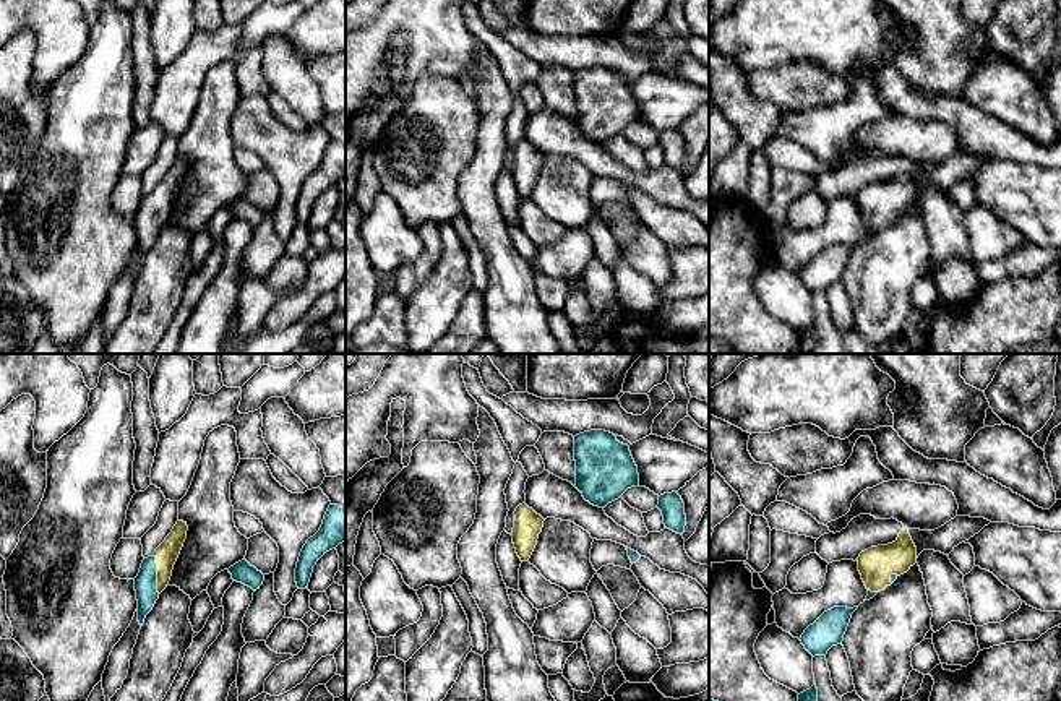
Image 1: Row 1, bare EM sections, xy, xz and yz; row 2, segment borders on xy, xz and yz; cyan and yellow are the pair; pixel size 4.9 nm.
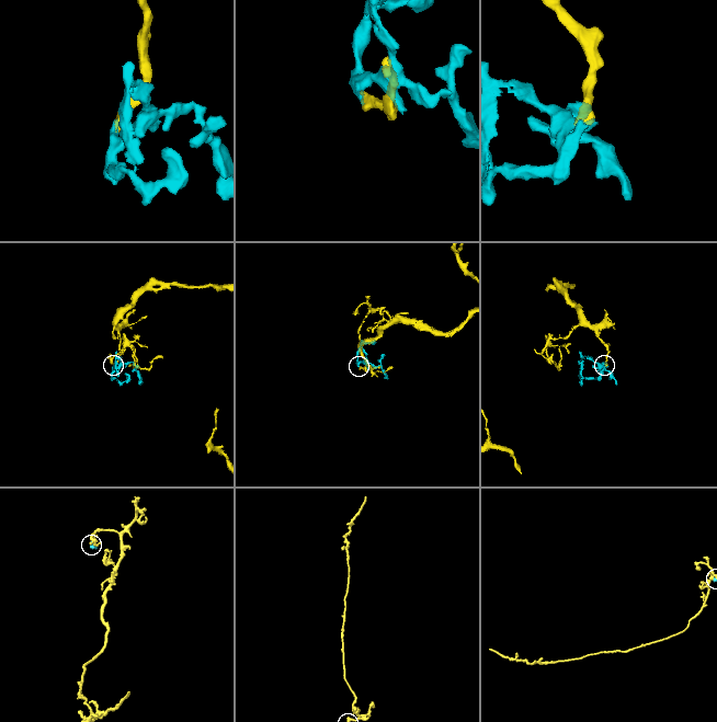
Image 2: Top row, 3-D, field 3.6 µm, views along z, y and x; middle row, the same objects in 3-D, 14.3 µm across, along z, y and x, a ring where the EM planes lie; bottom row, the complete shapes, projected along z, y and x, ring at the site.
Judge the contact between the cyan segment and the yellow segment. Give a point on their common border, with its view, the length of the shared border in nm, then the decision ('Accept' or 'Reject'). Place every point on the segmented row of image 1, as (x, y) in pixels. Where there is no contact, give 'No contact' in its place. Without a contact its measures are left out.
Touches cyan at xy (156, 575). Shared border 200 nm. Accept

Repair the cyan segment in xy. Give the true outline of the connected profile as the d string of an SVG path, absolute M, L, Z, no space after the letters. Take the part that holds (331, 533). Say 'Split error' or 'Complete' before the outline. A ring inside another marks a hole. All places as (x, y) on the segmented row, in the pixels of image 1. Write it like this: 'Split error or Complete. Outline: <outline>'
Complete. Outline: M329 505L320 531L307 540L300 552L295 568L299 589L308 587L316 561L342 542L346 542L346 508Z

